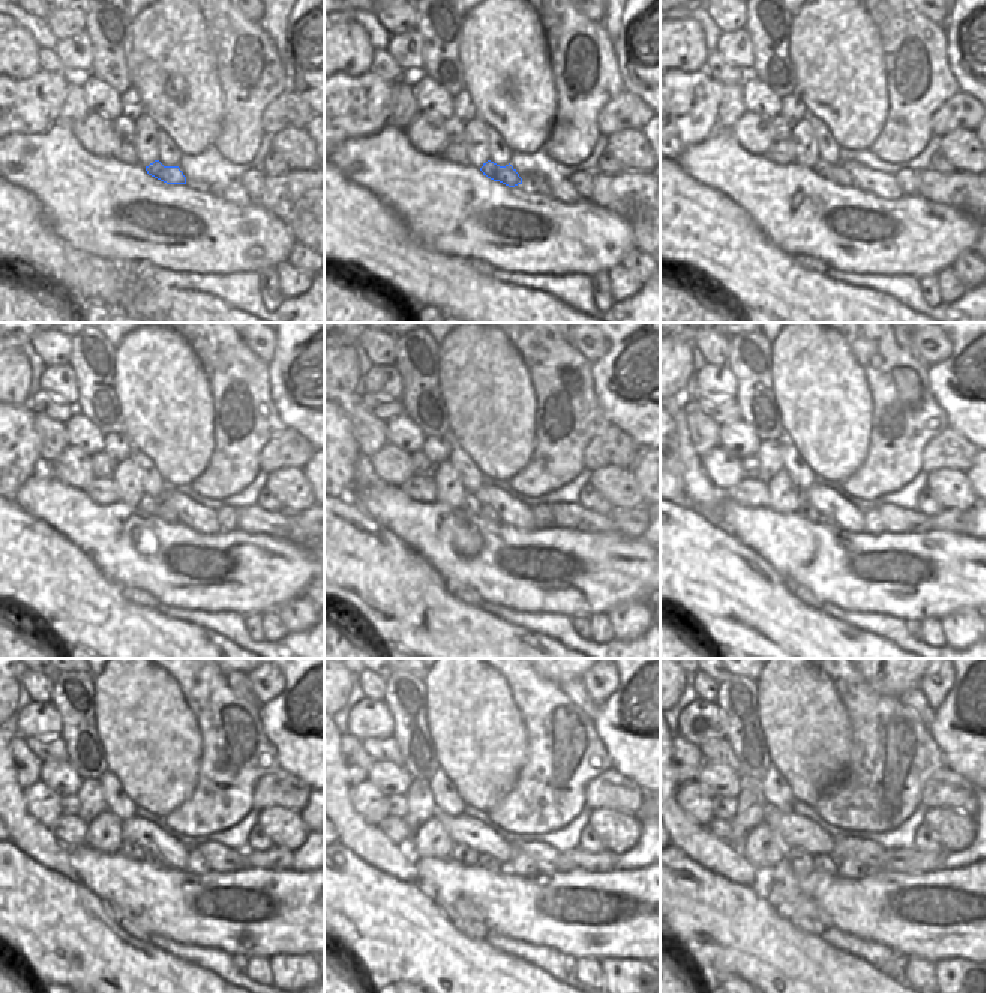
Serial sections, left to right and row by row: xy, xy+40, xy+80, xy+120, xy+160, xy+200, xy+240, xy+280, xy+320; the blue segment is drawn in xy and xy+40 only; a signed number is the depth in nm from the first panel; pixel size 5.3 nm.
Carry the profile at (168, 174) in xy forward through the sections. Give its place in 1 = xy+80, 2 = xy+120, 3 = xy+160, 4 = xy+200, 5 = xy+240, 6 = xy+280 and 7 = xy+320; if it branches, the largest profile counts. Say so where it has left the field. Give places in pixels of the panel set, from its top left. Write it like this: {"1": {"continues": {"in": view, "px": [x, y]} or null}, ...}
{"1": {"continues": {"in": "xy+80", "px": [836, 174]}}, "2": {"continues": {"in": "xy+120", "px": [153, 507]}}, "3": {"continues": {"in": "xy+160", "px": [489, 516]}}, "4": {"continues": {"in": "xy+200", "px": [824, 521]}}, "5": {"continues": {"in": "xy+240", "px": [150, 858]}}, "6": {"continues": {"in": "xy+280", "px": [485, 861]}}, "7": {"continues": {"in": "xy+320", "px": [824, 863]}}}

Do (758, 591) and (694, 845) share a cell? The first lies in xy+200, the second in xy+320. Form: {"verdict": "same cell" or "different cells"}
{"verdict": "different cells"}

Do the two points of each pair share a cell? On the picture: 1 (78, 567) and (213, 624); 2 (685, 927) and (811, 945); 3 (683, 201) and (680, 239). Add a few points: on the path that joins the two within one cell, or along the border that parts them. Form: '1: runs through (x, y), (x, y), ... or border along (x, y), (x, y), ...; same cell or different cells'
1: border along (152, 608), (164, 615), (201, 627); different cells
2: runs through (716, 927), (727, 927), (758, 945), (779, 945); same cell
3: runs through (680, 210), (680, 230); same cell

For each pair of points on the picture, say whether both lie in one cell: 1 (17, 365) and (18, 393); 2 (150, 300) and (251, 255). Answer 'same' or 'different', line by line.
1: same
2: different

